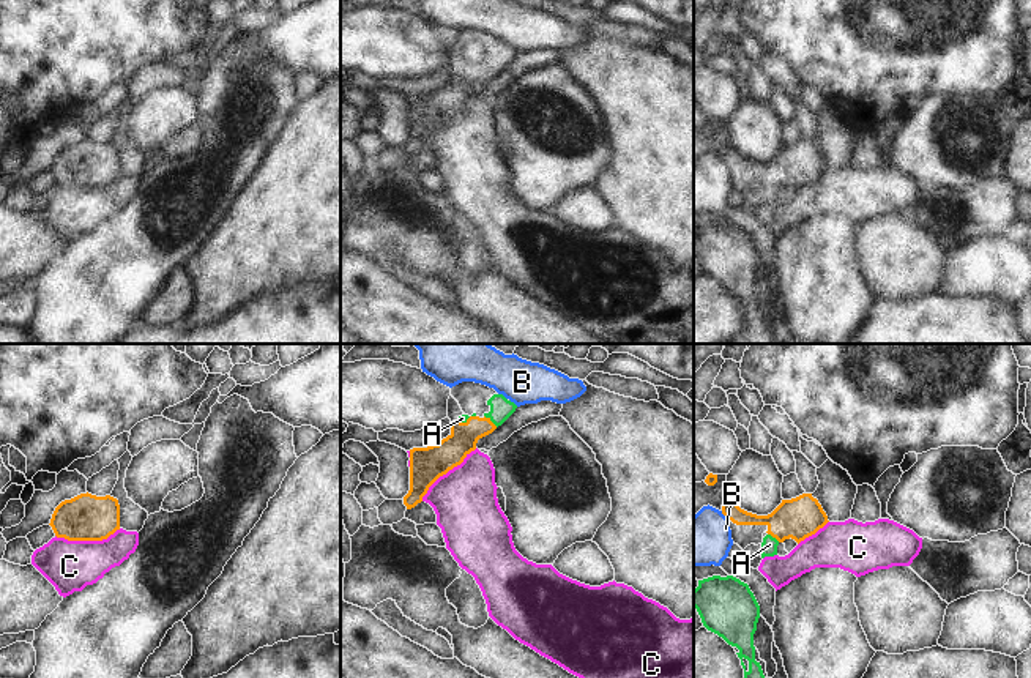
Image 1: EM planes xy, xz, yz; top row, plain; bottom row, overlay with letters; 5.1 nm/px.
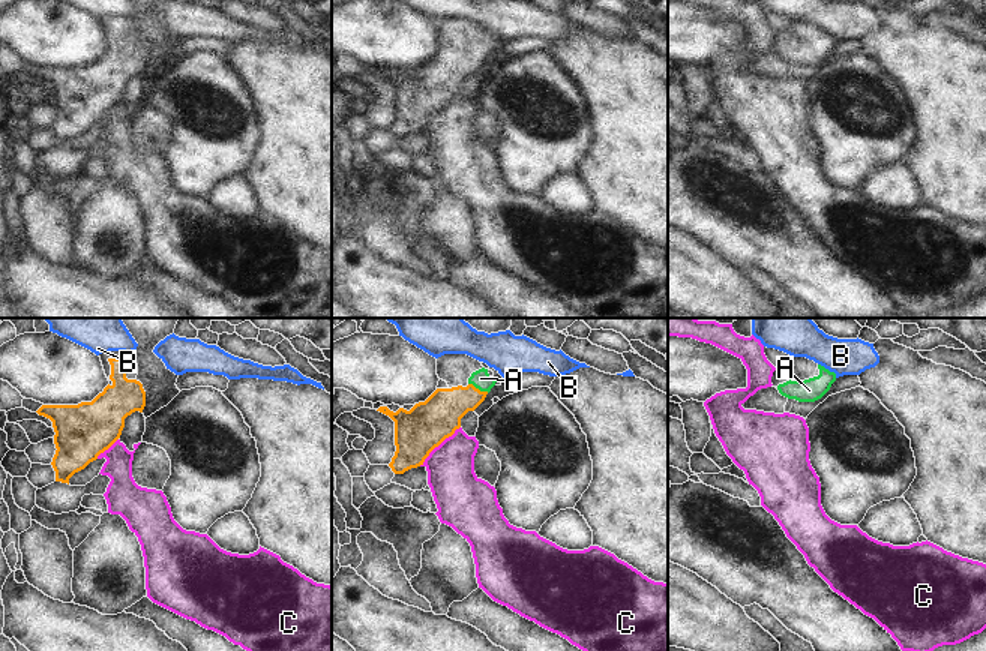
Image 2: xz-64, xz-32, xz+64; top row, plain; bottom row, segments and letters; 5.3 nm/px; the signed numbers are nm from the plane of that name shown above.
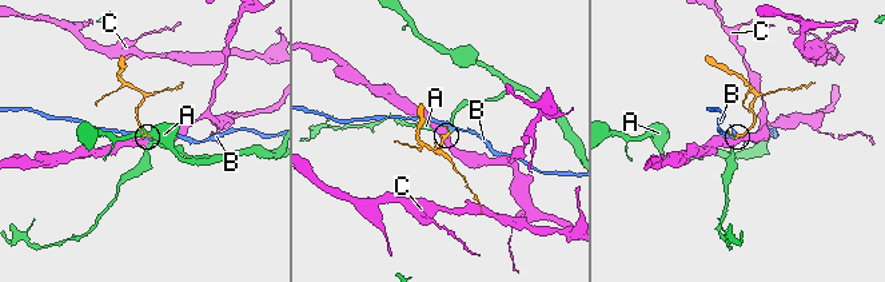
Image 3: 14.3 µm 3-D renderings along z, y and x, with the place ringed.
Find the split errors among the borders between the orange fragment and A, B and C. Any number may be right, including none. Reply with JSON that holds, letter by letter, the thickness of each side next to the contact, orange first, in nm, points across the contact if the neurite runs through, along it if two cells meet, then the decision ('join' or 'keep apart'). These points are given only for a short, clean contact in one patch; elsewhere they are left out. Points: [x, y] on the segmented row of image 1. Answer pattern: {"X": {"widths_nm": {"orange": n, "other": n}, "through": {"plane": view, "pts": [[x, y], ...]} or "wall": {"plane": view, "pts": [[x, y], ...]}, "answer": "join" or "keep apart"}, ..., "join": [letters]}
{"A": {"widths_nm": {"orange": 150, "other": 110}, "through": {"plane": "xz", "pts": [[451, 451], [489, 420], [502, 409]]}, "answer": "join"}, "B": {"widths_nm": {"orange": 90, "other": 260}, "wall": {"plane": "yz", "pts": [[721, 511], [729, 519]]}, "answer": "keep apart"}, "C": {"widths_nm": {"orange": 240, "other": 260}, "wall": {"plane": "xy", "pts": [[120, 528], [101, 540], [65, 540], [55, 536]]}, "answer": "keep apart"}, "join": ["A"]}

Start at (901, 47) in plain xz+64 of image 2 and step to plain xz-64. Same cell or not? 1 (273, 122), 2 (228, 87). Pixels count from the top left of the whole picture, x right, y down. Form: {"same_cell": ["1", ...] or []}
{"same_cell": ["1"]}

